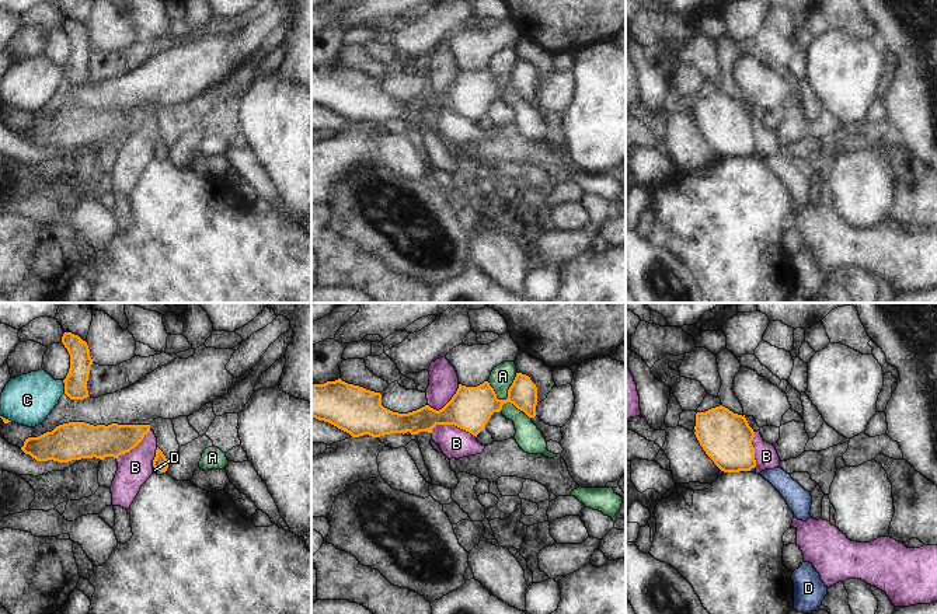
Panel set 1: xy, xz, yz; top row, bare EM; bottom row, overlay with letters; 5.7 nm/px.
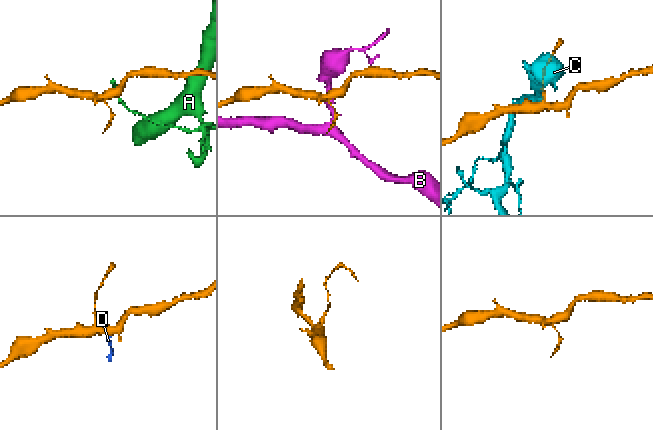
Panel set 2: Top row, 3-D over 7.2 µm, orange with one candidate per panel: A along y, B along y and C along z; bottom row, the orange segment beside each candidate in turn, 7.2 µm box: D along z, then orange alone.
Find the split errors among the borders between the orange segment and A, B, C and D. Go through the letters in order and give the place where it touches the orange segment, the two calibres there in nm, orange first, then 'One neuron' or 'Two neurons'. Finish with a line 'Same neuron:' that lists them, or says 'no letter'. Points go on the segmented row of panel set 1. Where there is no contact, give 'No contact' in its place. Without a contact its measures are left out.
A: Touches orange at xz (507, 401). Thickness 240 nm (orange) against 140 nm. Two neurons
B: Touches orange at xz (453, 424). Thickness 240 nm (orange) against 180 nm. Two neurons
C: Touches orange at xy (65, 387). Thickness 130 nm (orange) against 300 nm. Two neurons
D: Touches orange at xy (159, 470). Thickness 90 nm (orange) against 20 nm. One neuron
Same neuron: D.

